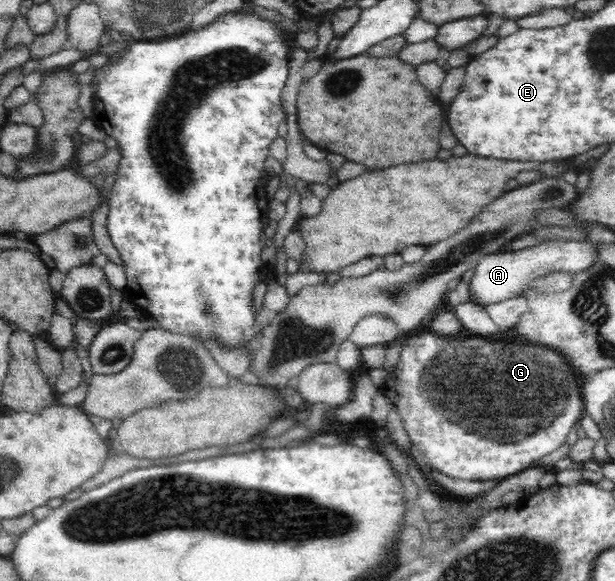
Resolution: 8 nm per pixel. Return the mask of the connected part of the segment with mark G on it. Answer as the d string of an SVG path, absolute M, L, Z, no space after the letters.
M421 331L413 337L409 337L407 341L403 340L401 361L399 361L397 369L389 375L389 379L383 387L383 394L397 407L396 411L403 420L404 428L407 430L410 440L423 453L423 457L429 462L429 465L439 469L441 474L463 481L495 479L501 481L521 473L521 471L529 468L533 461L537 461L537 459L541 459L541 457L545 457L545 455L549 455L561 447L561 443L565 441L571 428L577 424L584 409L583 391L582 397L579 397L579 379L571 373L571 366L568 364L567 358L563 357L561 353L557 355L557 351L554 349L525 345L525 343L519 345L519 343L491 341L491 339L483 339L479 336L469 337L469 339L445 339L445 337L437 337L437 334L429 333L429 331Z

